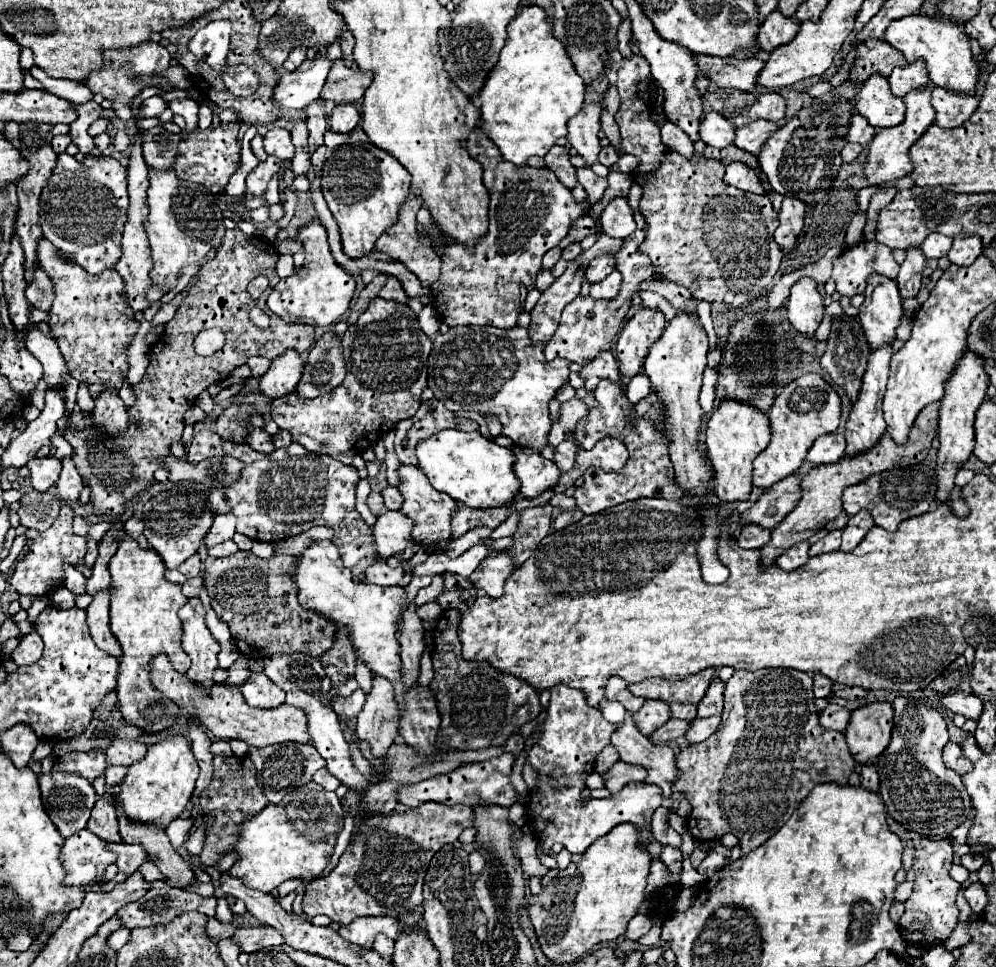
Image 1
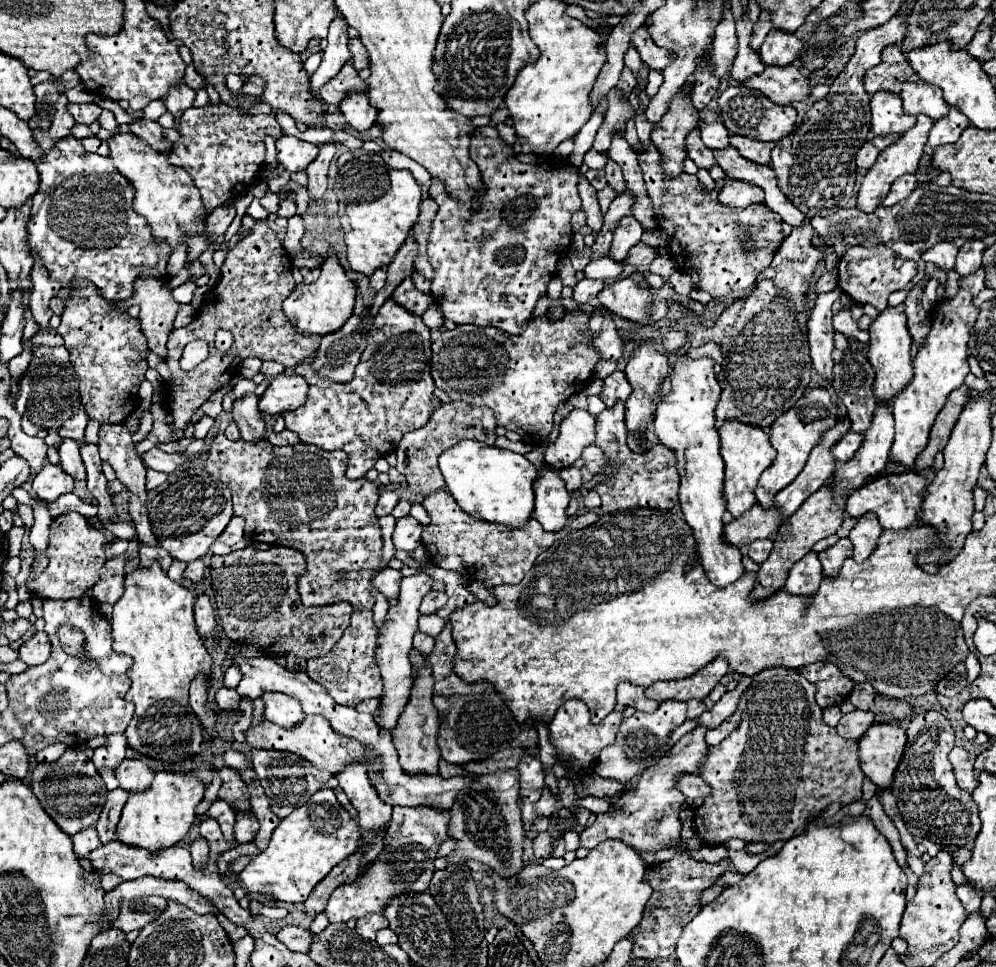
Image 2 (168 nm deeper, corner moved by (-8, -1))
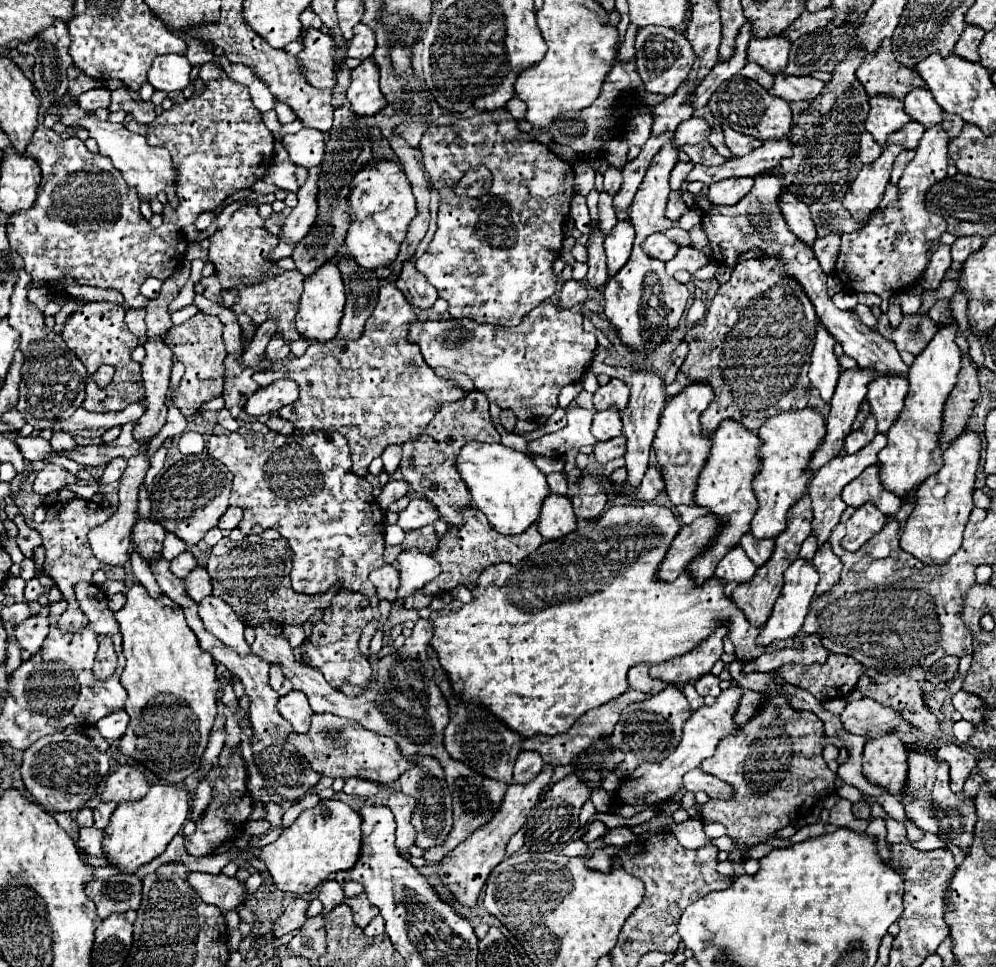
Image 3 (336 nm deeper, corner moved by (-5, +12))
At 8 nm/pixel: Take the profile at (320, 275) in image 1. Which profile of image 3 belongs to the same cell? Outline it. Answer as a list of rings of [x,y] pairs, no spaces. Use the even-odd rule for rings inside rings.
[[[326,262],[322,268],[310,274],[310,278],[304,280],[300,310],[296,314],[296,330],[300,336],[324,344],[338,334],[338,322],[342,320],[342,310],[344,310],[344,282],[338,274],[338,266],[334,262]]]

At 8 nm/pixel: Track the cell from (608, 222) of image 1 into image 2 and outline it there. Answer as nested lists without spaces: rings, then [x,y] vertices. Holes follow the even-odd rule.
[[[627,215],[625,219],[621,219],[621,223],[617,225],[617,231],[613,235],[609,257],[615,261],[623,261],[627,257],[629,247],[633,247],[635,243],[641,241],[641,235],[643,235],[643,227],[633,215]]]

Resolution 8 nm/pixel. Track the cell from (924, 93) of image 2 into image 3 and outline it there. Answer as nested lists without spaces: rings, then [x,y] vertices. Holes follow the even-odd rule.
[[[916,88],[912,90],[906,98],[904,98],[904,110],[906,114],[914,120],[920,122],[924,128],[934,128],[940,126],[942,130],[948,132],[948,140],[956,138],[958,132],[962,132],[962,118],[958,118],[956,114],[948,114],[944,112],[936,100],[932,98],[928,88]]]

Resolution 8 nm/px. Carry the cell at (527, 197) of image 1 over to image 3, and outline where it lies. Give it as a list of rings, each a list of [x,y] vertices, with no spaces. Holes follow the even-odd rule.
[[[460,118],[448,126],[430,126],[420,140],[420,150],[426,174],[440,192],[440,210],[438,230],[428,250],[416,260],[418,270],[438,290],[438,296],[448,302],[450,316],[470,318],[480,324],[518,326],[524,314],[552,298],[558,290],[558,276],[552,270],[552,262],[562,250],[564,220],[574,196],[572,166],[540,142],[510,140],[498,132],[496,122],[476,128],[472,118]],[[474,166],[486,166],[492,172],[492,188],[482,198],[458,198],[454,186],[446,182],[458,182]]]

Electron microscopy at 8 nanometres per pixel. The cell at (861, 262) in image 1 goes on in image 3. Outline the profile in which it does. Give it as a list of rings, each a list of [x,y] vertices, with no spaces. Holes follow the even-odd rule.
[[[938,126],[926,130],[920,146],[916,148],[914,160],[902,172],[902,178],[898,182],[898,200],[878,210],[862,230],[842,236],[836,276],[840,278],[846,290],[872,292],[878,294],[882,300],[888,300],[894,292],[920,282],[928,266],[928,242],[938,240],[946,232],[946,220],[934,212],[928,212],[924,204],[926,192],[936,182],[948,176],[946,146],[946,130],[940,130]]]

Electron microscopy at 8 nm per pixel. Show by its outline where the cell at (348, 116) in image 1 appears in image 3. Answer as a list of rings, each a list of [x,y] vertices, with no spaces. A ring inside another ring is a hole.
[[[372,58],[364,60],[358,68],[352,70],[352,84],[346,92],[354,114],[358,116],[374,116],[382,108],[386,108],[386,98],[378,86],[380,72]]]

